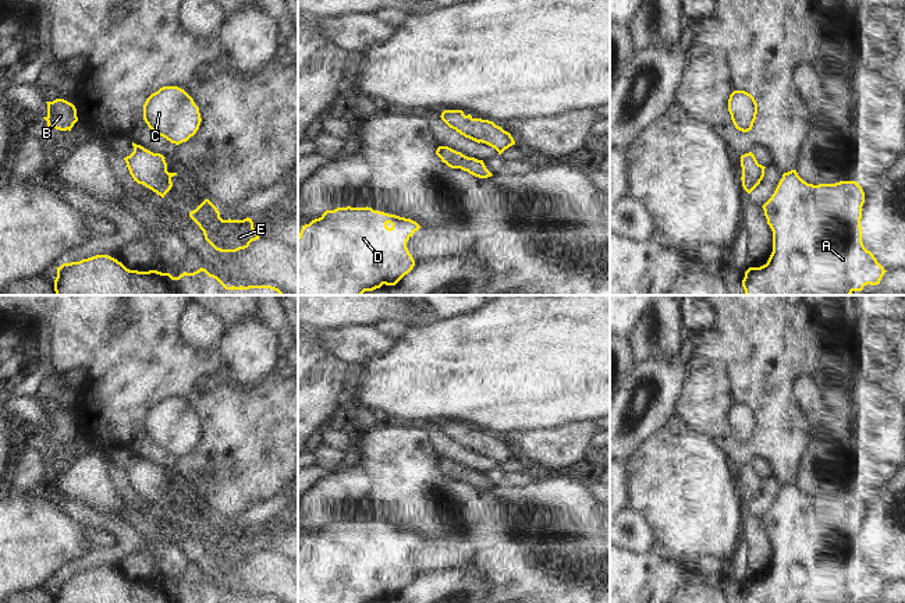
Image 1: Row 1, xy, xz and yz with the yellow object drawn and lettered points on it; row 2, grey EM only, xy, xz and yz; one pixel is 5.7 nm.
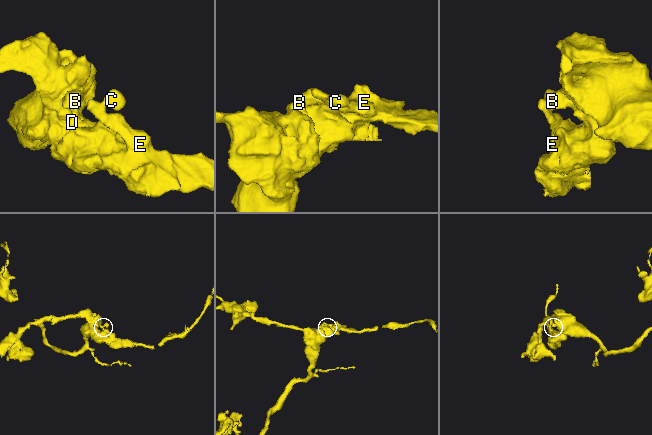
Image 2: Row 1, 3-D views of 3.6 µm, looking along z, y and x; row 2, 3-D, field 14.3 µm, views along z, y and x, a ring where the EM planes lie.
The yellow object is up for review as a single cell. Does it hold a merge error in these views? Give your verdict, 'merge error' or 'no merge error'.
no merge error

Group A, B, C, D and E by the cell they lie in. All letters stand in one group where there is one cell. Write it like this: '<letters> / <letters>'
A B C D E

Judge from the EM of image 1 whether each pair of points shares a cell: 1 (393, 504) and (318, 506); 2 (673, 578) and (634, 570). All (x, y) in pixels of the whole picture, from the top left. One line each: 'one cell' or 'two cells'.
1: one cell
2: one cell

